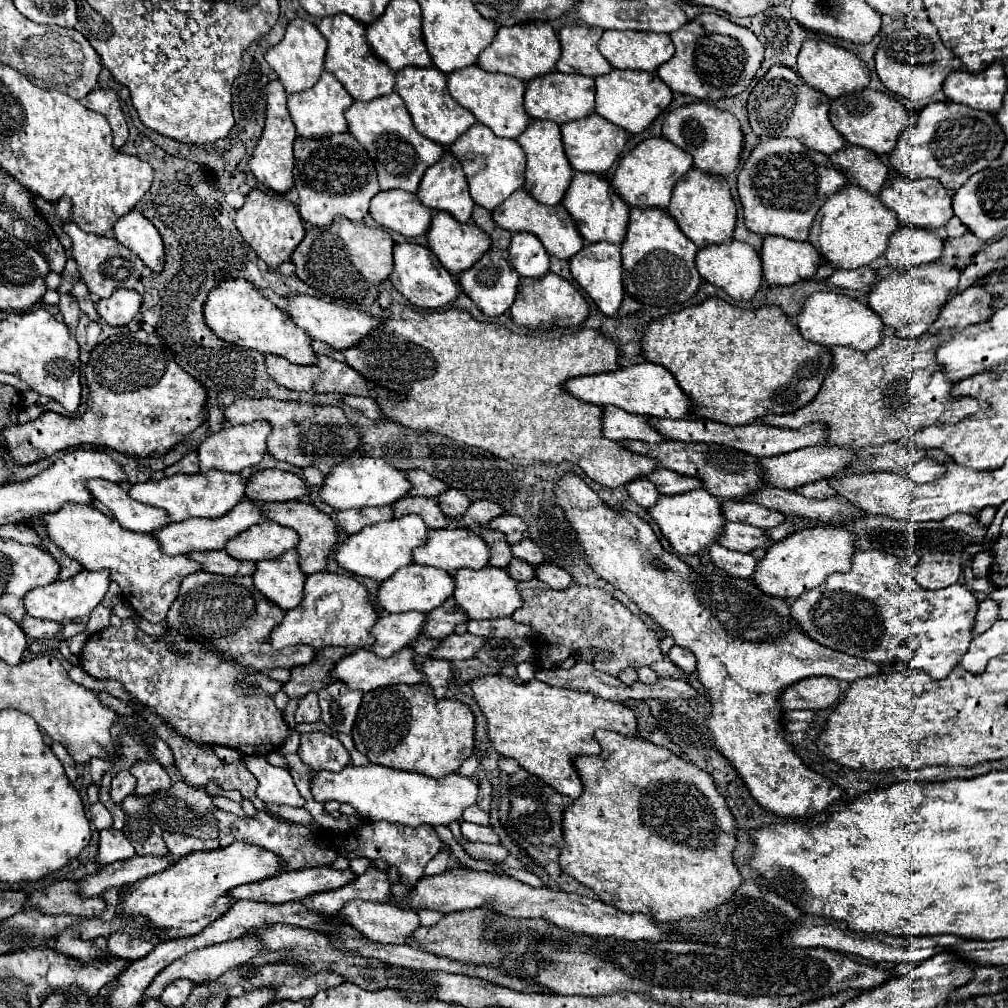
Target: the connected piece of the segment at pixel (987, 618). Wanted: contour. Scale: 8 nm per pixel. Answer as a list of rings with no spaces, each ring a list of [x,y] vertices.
[[[984,599],[978,603],[978,611],[974,617],[974,625],[972,625],[972,637],[976,637],[978,633],[984,633],[986,629],[992,627],[992,623],[998,617],[998,603],[992,599]]]

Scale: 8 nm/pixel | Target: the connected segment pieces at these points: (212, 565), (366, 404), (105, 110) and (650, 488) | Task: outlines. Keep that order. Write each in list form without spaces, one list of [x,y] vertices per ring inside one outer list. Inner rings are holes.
[[[202,551],[202,553],[190,553],[188,557],[198,561],[202,571],[216,573],[216,575],[242,577],[242,575],[252,575],[254,573],[254,563],[252,561],[232,559],[226,551]]]
[[[342,397],[342,401],[348,403],[352,409],[364,413],[368,419],[380,419],[382,417],[378,403],[370,397]]]
[[[94,89],[84,97],[84,107],[90,111],[96,111],[108,119],[112,125],[112,135],[114,135],[114,149],[120,149],[126,139],[128,139],[128,127],[126,119],[122,113],[122,107],[118,103],[118,95],[114,89]]]
[[[634,479],[634,481],[630,481],[626,485],[626,491],[628,491],[630,499],[634,499],[644,509],[654,505],[654,501],[660,497],[660,493],[654,489],[654,485],[650,481],[646,481],[646,479]]]

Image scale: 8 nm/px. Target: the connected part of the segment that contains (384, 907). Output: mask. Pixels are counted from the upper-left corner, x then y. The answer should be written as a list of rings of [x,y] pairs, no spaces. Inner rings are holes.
[[[350,901],[340,909],[340,915],[364,937],[382,943],[408,943],[420,927],[414,909],[402,909],[394,903]]]

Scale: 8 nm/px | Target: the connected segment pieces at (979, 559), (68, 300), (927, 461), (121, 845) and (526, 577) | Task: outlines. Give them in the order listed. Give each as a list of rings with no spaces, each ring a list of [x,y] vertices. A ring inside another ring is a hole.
[[[982,551],[972,561],[972,573],[974,573],[974,577],[986,577],[988,569],[990,569],[990,553]]]
[[[66,293],[66,295],[62,295],[62,297],[60,297],[58,307],[60,307],[60,313],[62,313],[62,317],[64,317],[66,327],[68,327],[70,331],[74,331],[74,329],[76,329],[76,325],[78,325],[78,319],[80,319],[78,303],[76,303],[76,301]]]
[[[924,457],[922,461],[908,467],[908,477],[918,483],[930,483],[936,477],[942,477],[944,473],[946,473],[946,467],[938,461],[934,461],[932,457]]]
[[[102,829],[100,831],[100,845],[98,845],[98,855],[96,861],[100,865],[110,865],[120,859],[130,859],[134,857],[134,847],[126,839],[122,831],[116,829]]]
[[[514,559],[514,561],[508,563],[506,571],[508,571],[510,577],[516,579],[516,581],[530,581],[530,579],[534,579],[534,567],[528,565],[526,561],[518,561],[518,559]]]

